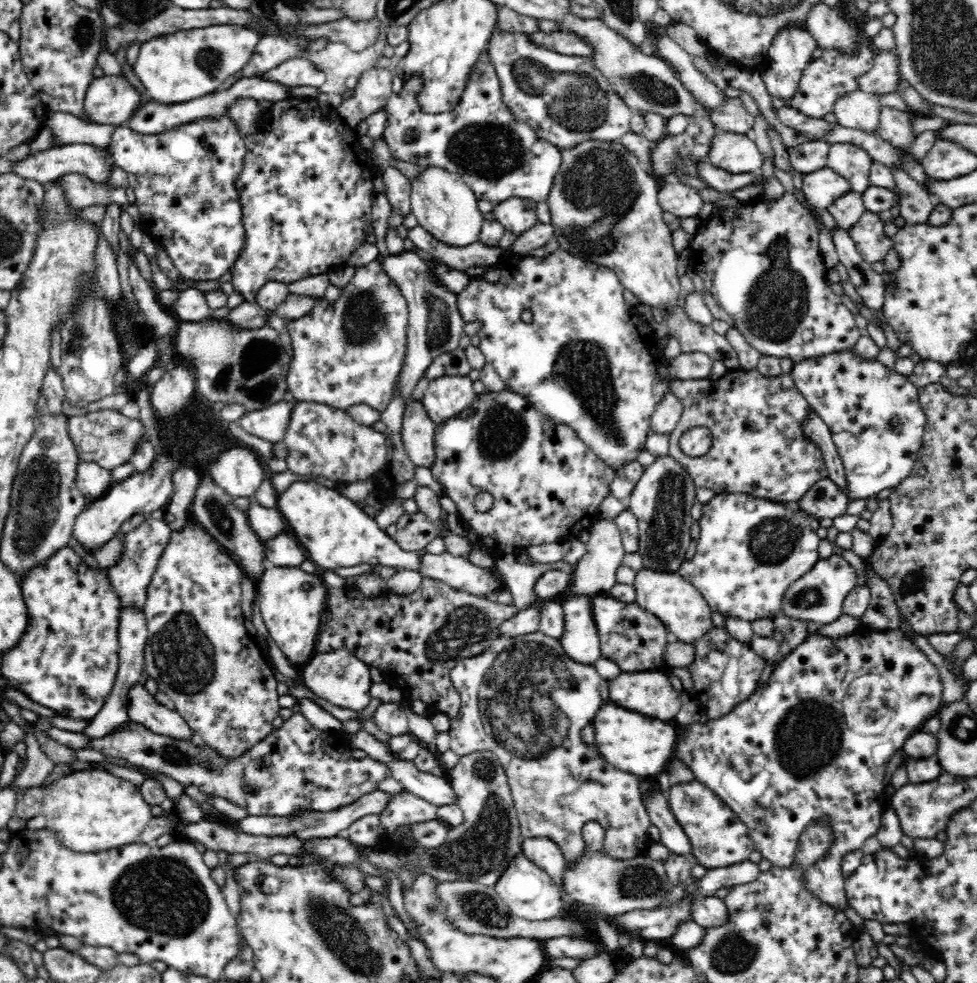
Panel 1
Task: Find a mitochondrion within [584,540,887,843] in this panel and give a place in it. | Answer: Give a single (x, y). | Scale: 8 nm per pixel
(804, 725)

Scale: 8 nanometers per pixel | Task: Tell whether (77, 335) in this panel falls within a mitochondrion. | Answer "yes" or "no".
yes

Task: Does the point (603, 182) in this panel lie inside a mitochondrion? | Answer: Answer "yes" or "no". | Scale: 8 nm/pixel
yes

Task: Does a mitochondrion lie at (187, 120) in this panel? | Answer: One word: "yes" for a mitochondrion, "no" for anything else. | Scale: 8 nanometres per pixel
no

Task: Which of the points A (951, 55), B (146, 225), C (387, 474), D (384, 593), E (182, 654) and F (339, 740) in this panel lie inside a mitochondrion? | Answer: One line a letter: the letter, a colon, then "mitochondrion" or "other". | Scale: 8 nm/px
A: mitochondrion
B: other
C: other
D: other
E: mitochondrion
F: other

